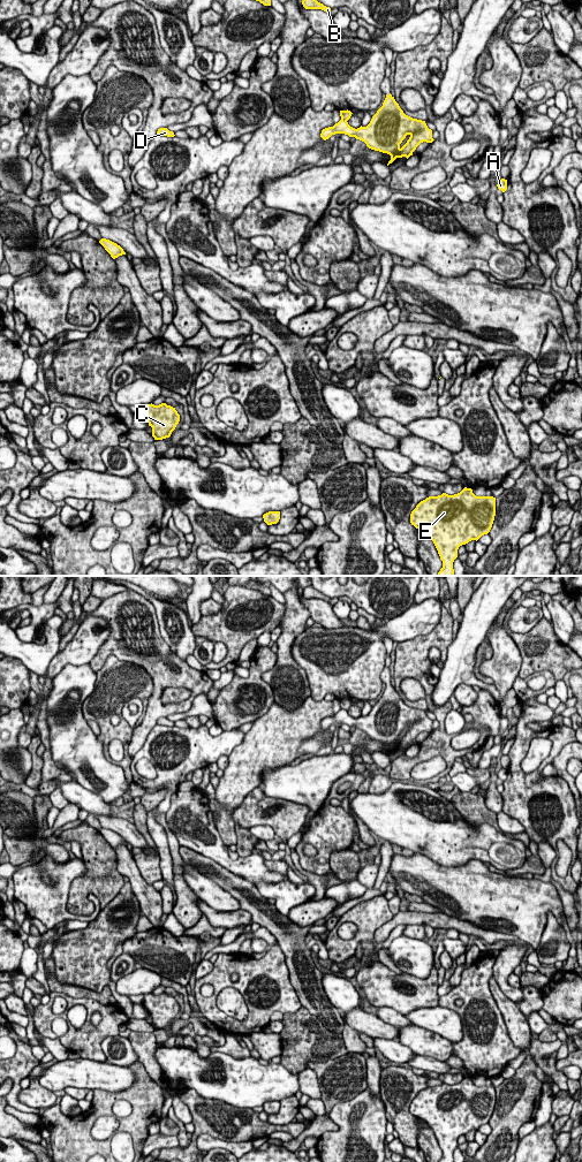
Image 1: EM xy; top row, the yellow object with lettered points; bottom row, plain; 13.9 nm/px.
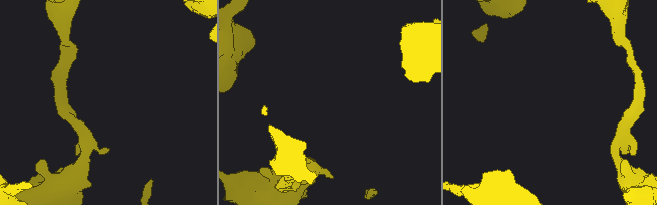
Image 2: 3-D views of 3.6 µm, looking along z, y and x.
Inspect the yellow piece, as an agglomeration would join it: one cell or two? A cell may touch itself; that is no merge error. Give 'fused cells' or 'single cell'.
fused cells

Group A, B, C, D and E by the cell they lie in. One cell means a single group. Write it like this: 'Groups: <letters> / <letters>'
Groups: A C E / B D

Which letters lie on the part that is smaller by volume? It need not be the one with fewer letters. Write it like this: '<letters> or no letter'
B, D

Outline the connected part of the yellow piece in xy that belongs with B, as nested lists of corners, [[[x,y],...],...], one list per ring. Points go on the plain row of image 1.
[[[308,586],[308,587],[303,588],[302,594],[305,599],[322,599],[326,602],[331,601],[330,597],[324,595],[323,593],[318,592],[312,586]]]

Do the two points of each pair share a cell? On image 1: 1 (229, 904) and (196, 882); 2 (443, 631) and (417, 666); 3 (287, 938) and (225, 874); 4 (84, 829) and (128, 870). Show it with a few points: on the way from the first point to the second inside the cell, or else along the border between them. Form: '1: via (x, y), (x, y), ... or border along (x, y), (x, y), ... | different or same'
1: via (221, 901), (204, 887) | same
2: via (433, 638), (417, 657) | same
3: via (270, 920), (236, 890) | same
4: border along (113, 849), (116, 871), (122, 876) | different

